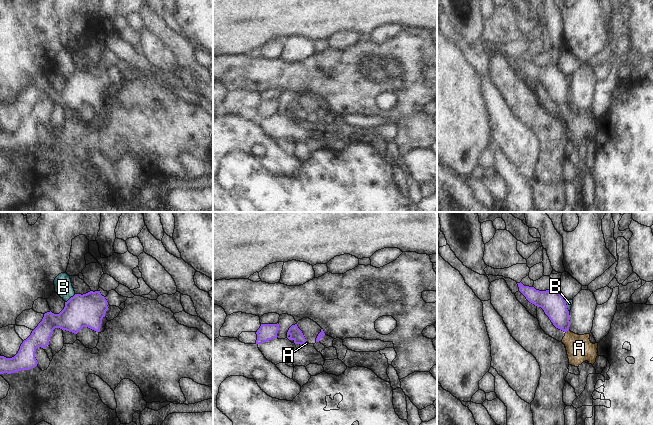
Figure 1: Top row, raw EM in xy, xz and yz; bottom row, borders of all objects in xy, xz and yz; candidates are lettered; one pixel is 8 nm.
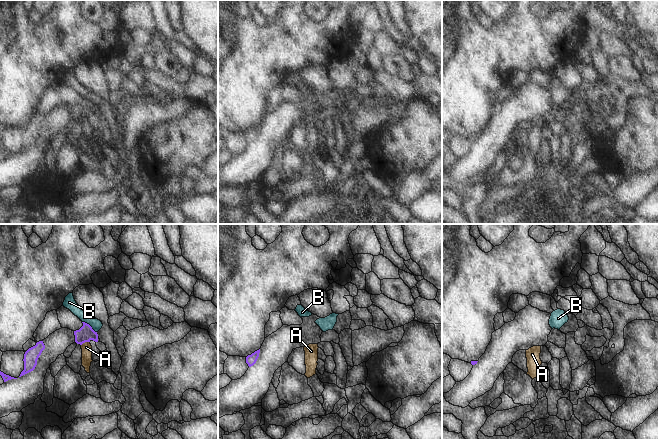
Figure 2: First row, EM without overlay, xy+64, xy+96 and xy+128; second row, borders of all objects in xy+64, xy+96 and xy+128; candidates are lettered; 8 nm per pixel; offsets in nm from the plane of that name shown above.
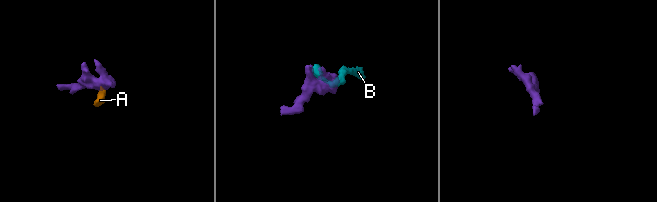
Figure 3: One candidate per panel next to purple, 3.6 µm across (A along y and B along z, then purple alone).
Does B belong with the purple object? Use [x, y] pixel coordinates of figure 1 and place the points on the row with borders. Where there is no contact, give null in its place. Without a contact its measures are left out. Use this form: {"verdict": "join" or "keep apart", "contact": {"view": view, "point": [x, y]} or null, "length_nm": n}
{"verdict": "keep apart", "contact": {"view": "xy", "point": [71, 297]}, "length_nm": 110}

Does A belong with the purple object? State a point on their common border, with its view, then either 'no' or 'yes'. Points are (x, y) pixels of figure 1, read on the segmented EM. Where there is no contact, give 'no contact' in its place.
contact yz (567, 330); yes

